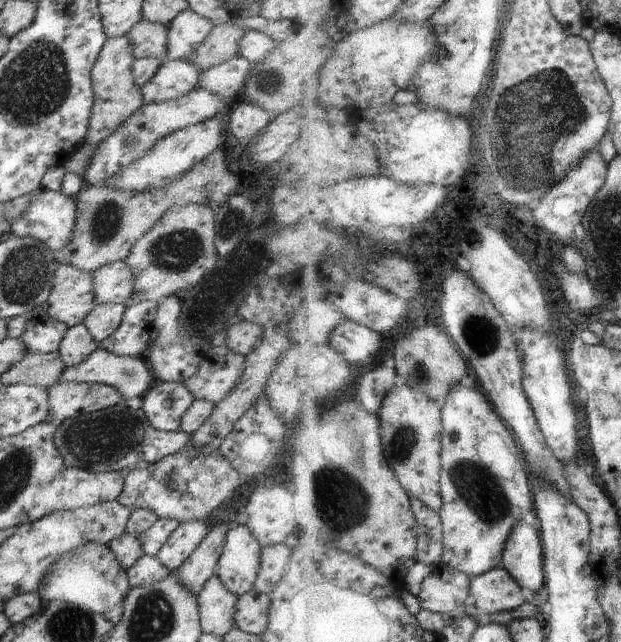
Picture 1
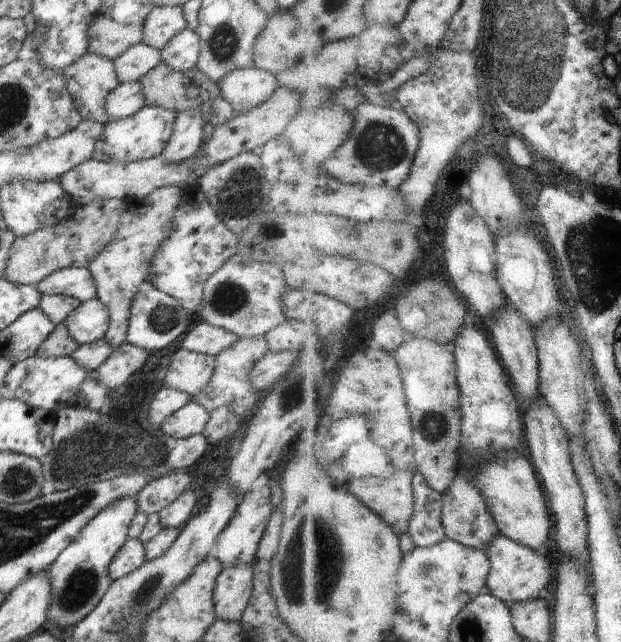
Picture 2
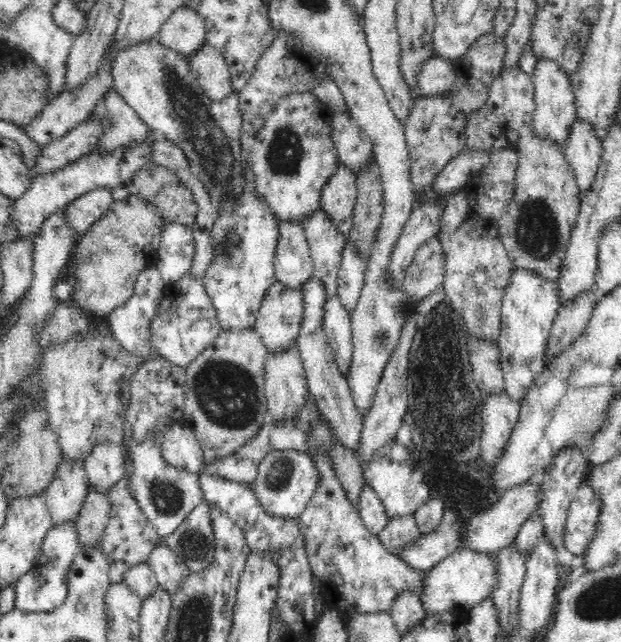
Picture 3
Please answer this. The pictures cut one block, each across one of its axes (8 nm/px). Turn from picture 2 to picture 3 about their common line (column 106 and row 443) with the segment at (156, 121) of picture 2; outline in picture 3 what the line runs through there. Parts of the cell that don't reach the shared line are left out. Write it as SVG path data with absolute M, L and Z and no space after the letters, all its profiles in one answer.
M159 356L143 360L132 376L125 413L122 447L127 452L129 462L132 462L133 470L128 479L128 491L160 537L171 535L197 504L206 502L198 480L199 473L169 465L161 451L166 432L183 418L187 380L185 372L186 370Z

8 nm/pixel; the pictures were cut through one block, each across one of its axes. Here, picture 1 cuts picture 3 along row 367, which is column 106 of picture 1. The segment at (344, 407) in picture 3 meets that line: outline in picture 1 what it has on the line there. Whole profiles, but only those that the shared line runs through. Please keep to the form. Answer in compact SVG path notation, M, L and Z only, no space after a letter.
M105 303L96 305L93 310L90 310L83 324L96 343L110 337L118 326L121 326L125 308L126 306L117 303Z

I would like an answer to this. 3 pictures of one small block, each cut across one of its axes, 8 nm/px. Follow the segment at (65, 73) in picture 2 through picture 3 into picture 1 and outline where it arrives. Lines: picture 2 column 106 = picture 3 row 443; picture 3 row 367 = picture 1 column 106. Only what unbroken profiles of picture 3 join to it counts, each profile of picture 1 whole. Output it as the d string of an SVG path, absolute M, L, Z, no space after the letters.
M126 35L110 38L104 44L91 71L95 97L87 133L87 140L91 146L96 146L109 138L131 115L134 115L134 112L138 111L138 108L145 104L141 88L134 83L132 77L134 60L133 48Z

